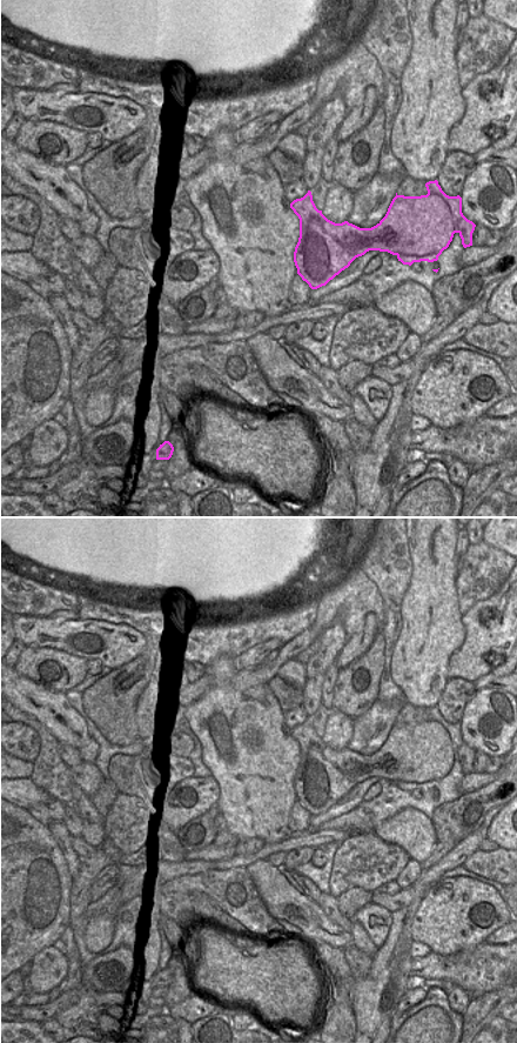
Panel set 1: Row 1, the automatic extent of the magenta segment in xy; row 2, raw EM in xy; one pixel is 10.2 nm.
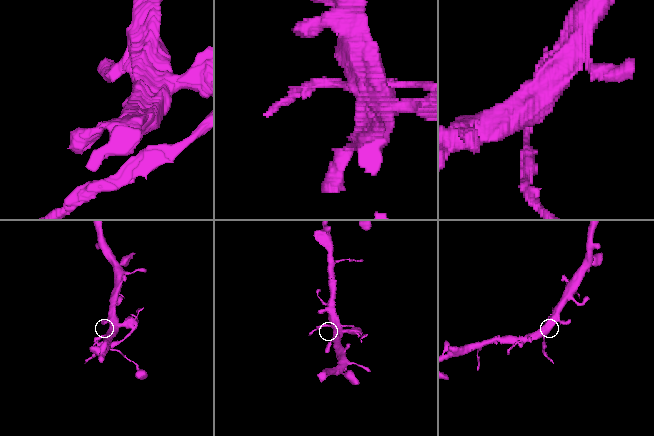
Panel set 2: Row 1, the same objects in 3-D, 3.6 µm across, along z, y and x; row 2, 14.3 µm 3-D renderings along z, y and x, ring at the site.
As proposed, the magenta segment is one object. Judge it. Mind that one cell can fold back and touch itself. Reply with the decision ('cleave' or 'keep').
cleave

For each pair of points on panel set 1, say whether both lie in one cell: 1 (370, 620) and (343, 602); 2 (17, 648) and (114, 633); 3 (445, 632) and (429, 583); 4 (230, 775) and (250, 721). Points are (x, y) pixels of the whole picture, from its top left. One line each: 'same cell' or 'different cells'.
1: different cells
2: different cells
3: same cell
4: same cell

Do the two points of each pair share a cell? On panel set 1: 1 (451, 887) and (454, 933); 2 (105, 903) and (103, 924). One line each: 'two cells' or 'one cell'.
1: one cell
2: two cells

